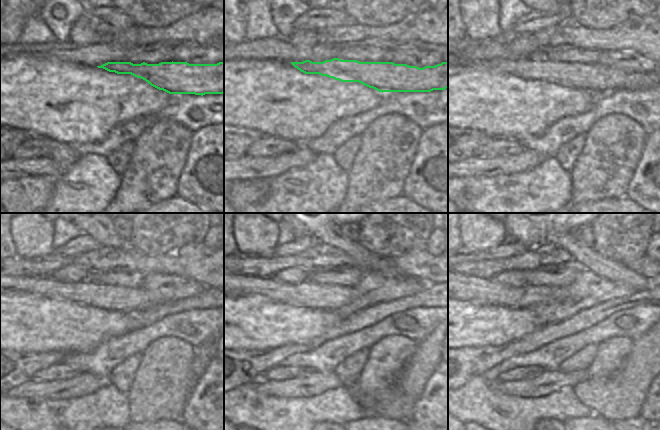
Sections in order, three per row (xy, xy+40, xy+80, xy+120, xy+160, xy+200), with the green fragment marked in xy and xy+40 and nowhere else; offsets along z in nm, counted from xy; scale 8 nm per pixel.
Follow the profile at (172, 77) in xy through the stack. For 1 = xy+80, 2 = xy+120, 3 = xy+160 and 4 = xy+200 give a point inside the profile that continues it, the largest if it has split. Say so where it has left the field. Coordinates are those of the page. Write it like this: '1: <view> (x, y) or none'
1: xy+80 (595, 77)
2: xy+120 (105, 296)
3: xy+160 (306, 294)
4: xy+200 (484, 291)

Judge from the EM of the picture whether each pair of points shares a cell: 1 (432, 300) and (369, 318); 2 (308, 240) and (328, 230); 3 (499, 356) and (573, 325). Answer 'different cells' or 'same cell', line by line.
1: same cell
2: different cells
3: same cell

